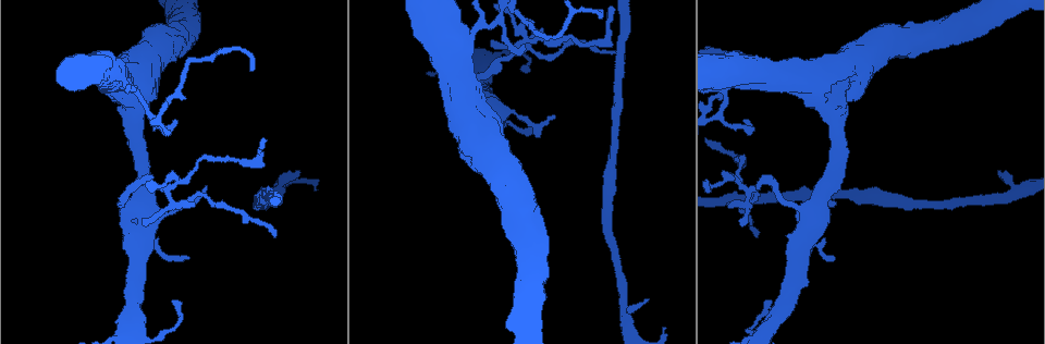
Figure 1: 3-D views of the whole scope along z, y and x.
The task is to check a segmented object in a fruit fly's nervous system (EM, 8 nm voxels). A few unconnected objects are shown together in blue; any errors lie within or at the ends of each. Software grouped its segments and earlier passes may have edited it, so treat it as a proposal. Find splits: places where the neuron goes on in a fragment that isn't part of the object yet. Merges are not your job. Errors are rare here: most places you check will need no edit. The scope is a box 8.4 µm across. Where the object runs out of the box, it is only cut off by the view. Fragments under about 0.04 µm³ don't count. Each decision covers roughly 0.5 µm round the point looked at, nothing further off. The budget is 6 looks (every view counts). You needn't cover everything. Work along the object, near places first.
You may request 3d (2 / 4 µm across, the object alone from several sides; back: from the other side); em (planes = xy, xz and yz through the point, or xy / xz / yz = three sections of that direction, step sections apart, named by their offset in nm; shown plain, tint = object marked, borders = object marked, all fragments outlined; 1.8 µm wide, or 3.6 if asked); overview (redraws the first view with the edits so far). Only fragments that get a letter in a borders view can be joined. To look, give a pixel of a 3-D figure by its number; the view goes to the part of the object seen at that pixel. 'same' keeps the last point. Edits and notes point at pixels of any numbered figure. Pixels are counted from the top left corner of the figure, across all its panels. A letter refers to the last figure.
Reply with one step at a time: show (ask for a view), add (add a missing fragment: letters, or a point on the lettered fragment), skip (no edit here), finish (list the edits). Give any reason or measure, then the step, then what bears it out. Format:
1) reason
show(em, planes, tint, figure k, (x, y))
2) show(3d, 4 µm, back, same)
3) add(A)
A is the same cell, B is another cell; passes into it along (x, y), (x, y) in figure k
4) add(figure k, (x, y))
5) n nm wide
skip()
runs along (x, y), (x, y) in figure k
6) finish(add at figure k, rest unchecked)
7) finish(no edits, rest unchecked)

closes a loop
show(em, 3.6 µm, yz, step 8, tint, figure 1, (130, 59))

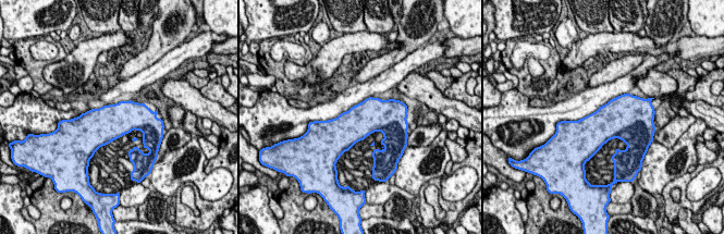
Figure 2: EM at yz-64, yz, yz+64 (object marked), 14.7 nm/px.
cut it another way
show(em, 3.6 µm, planes, borders, same)

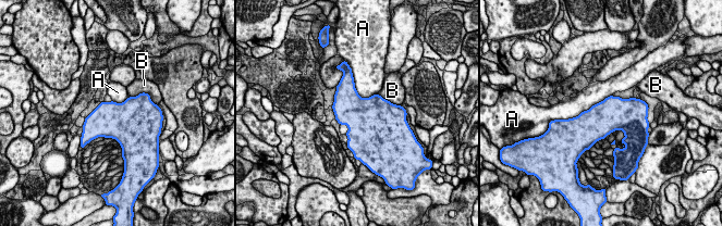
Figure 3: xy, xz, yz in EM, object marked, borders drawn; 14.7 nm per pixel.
skip()
A and B are other cells; border along (611, 95), (577, 115), (564, 120) in figure 3; none of them fits

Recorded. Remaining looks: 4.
tapers out
show(em, planes, borders, figure 1, (999, 174))

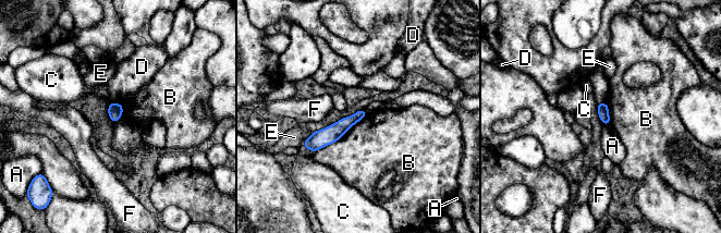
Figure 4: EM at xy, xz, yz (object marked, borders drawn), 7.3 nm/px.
skip()
A, B, C, D, E and F are other cells; no lettered fragment goes on from it

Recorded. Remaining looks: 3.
three-way junction
show(3d, 4 µm, figure 1, (817, 205))

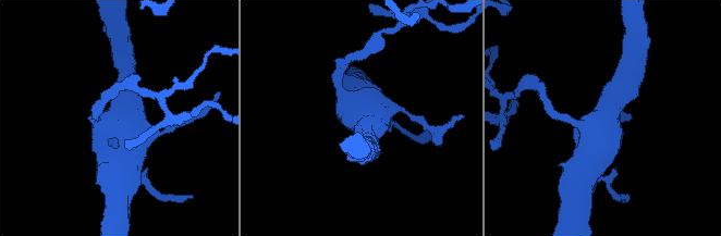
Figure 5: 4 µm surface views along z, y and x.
shape alone is not enough
show(em, 3.6 µm, yz, step 4, borders, figure 5, (120, 118))

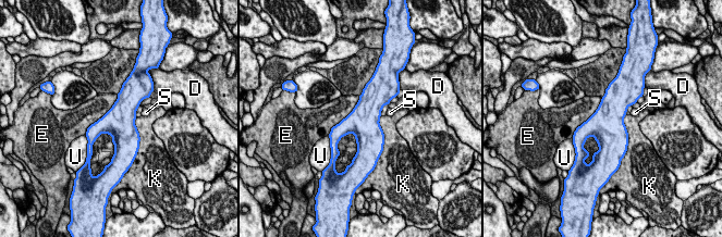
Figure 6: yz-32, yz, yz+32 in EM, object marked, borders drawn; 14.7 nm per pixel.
skip()
D, E, K, S and U are other cells; border along (118, 95), (114, 103), (84, 134) in figure 6; no lettered fragment goes on from it

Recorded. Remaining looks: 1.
finish(no edits, rest unchecked)

